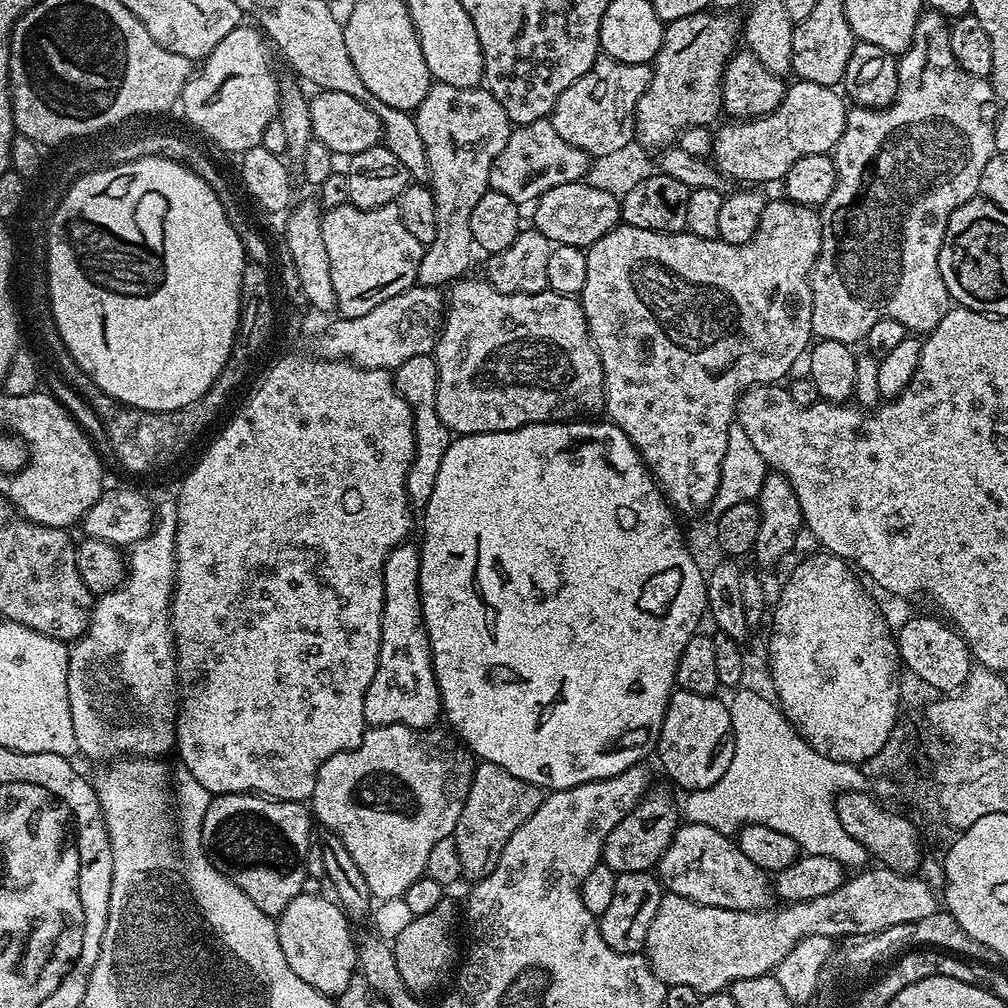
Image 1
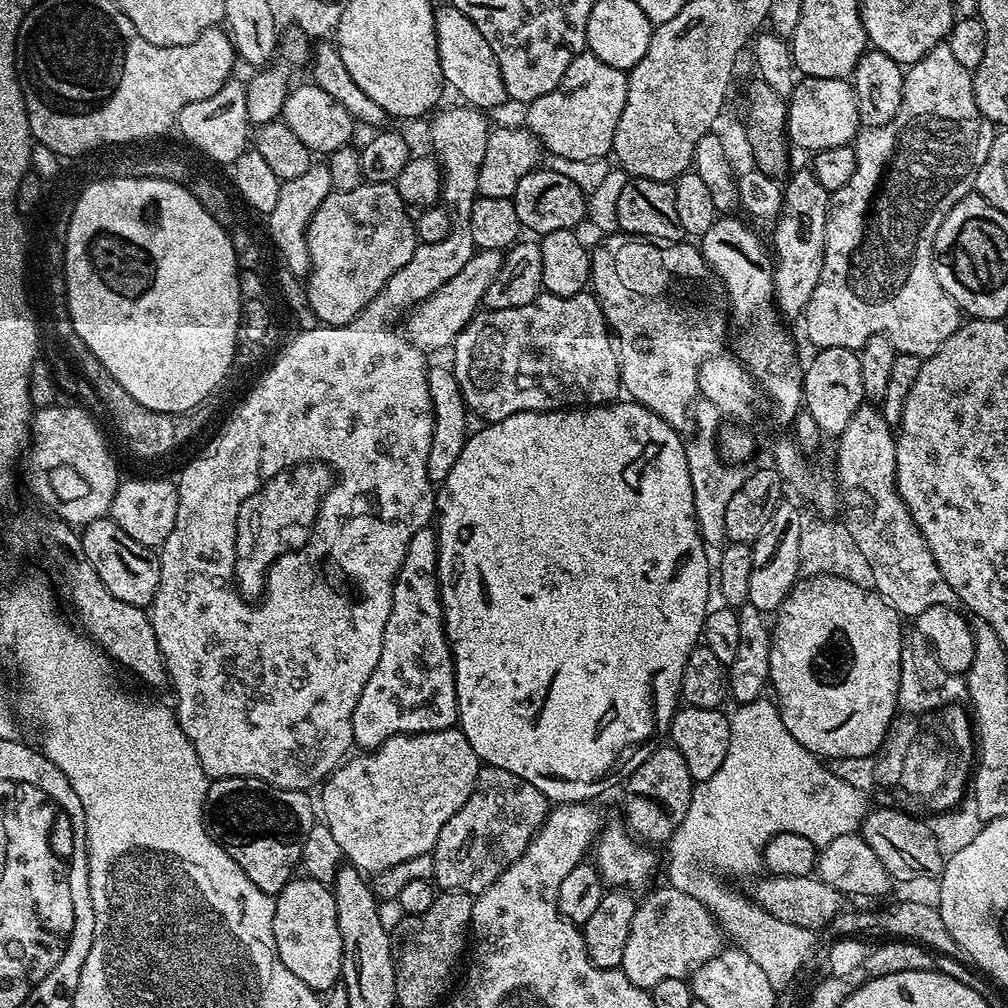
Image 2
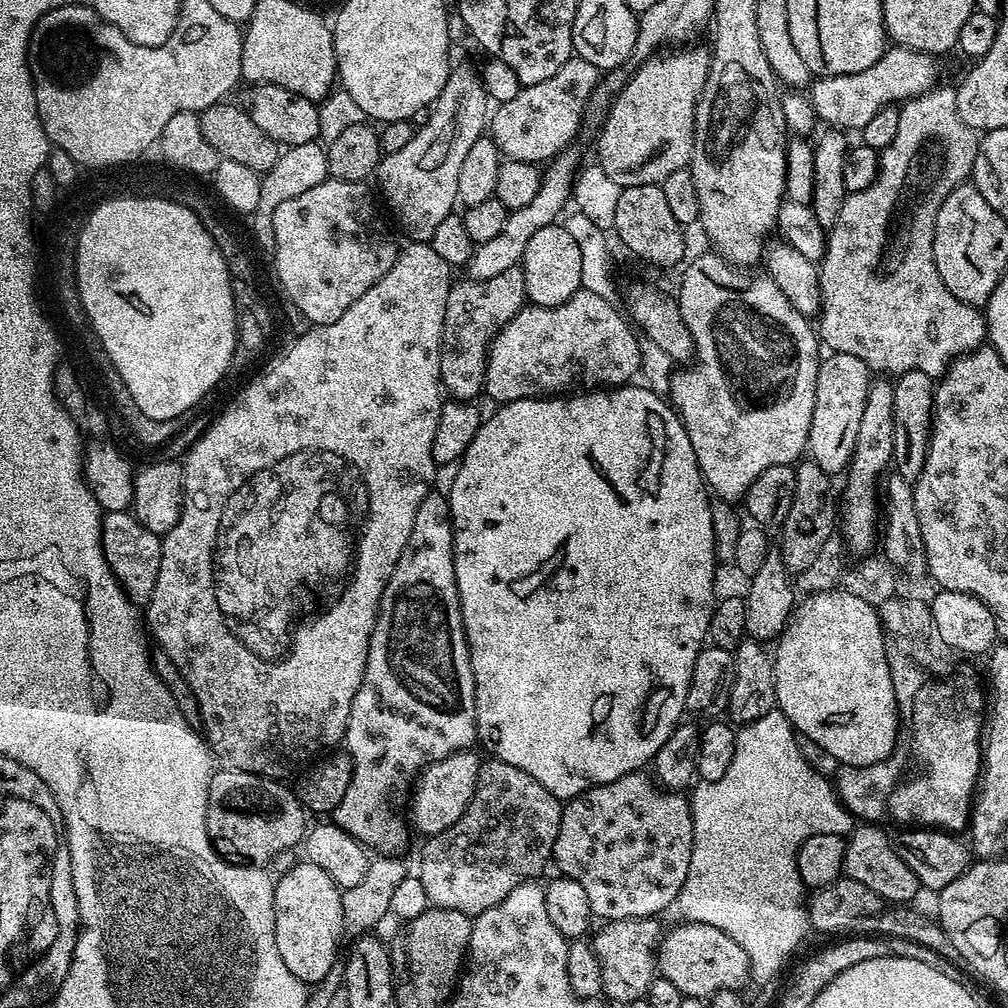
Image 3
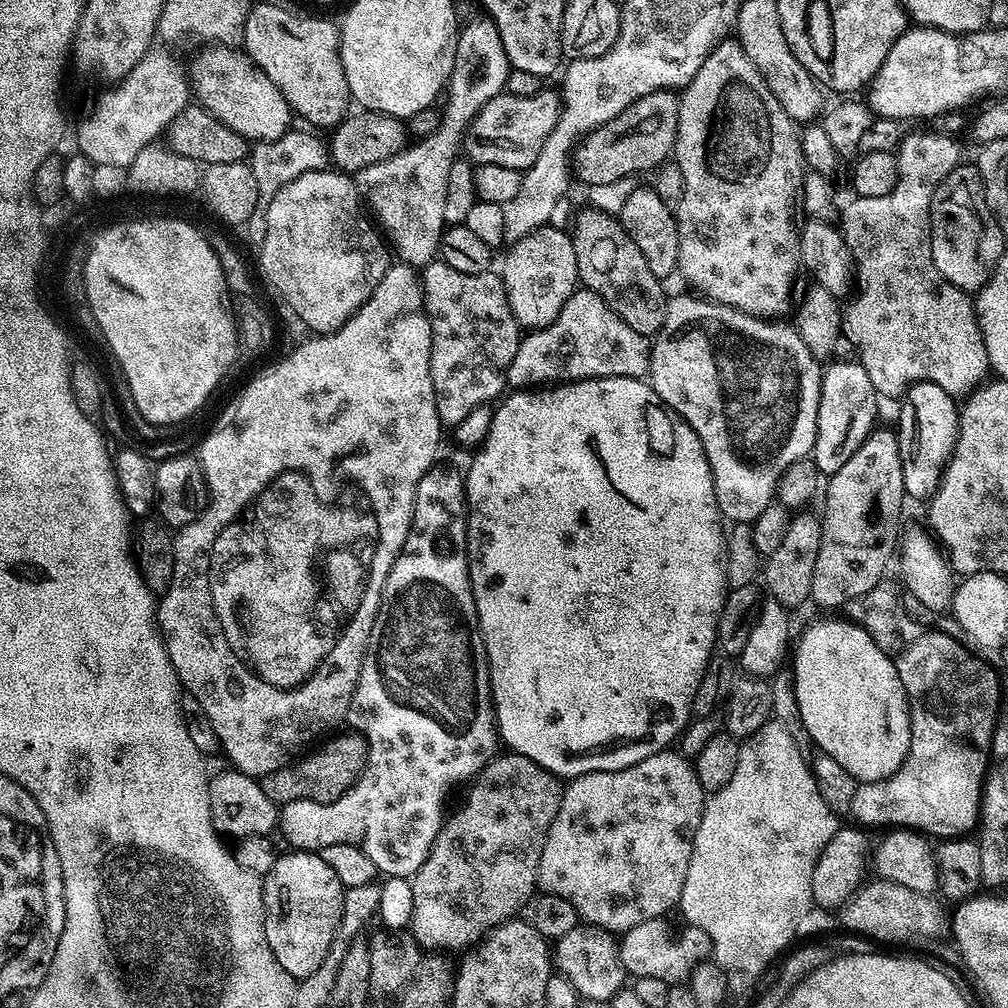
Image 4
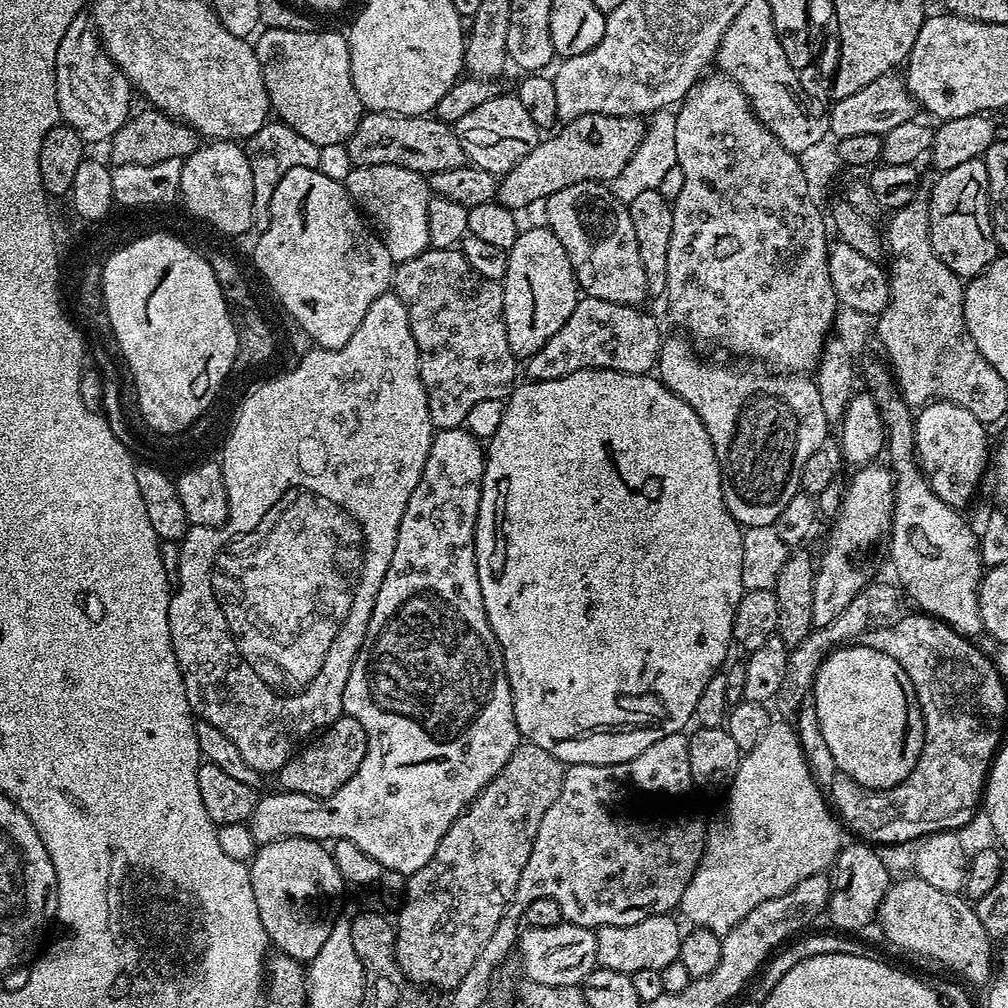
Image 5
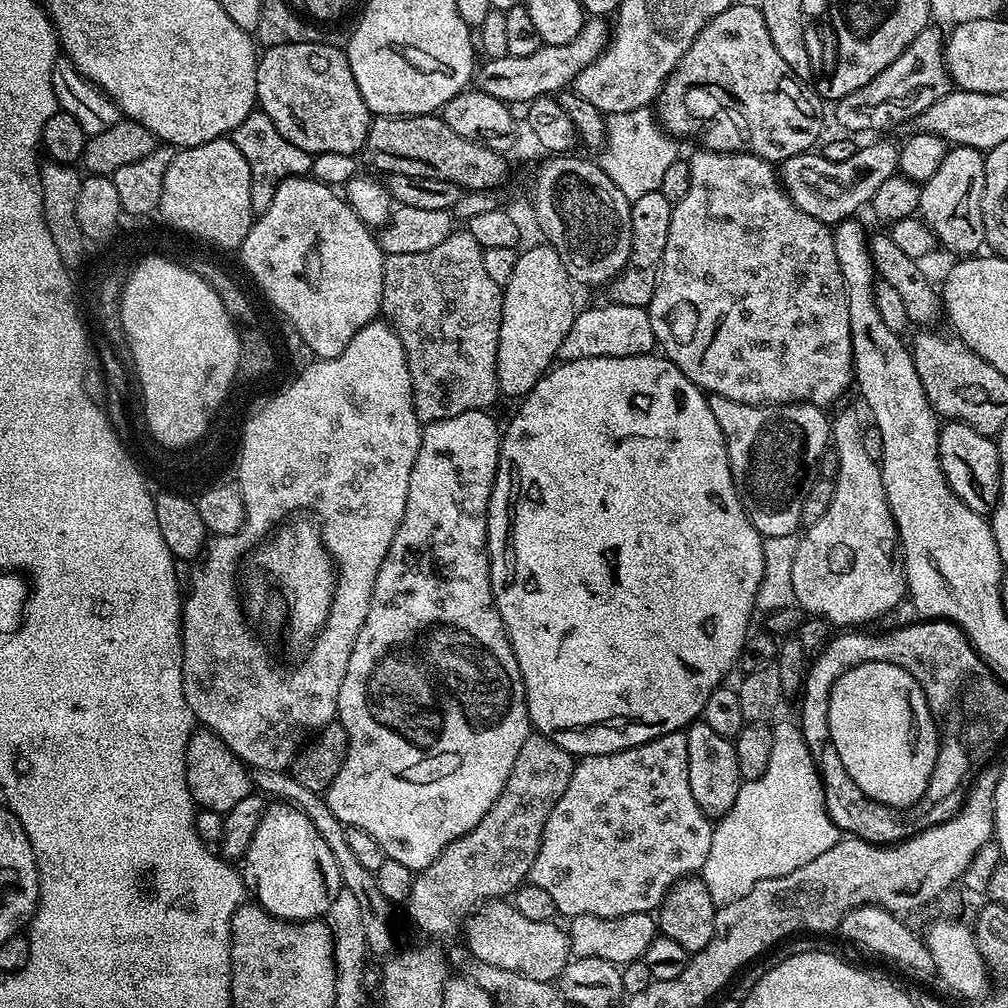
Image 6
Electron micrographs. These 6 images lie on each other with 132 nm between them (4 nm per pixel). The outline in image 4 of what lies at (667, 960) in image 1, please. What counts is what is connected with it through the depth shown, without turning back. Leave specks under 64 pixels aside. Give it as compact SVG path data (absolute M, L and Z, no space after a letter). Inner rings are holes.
M578 926L570 930L554 944L554 968L574 986L577 997L588 1000L607 1002L615 992L619 992L626 984L626 973L620 964L618 940L605 928Z

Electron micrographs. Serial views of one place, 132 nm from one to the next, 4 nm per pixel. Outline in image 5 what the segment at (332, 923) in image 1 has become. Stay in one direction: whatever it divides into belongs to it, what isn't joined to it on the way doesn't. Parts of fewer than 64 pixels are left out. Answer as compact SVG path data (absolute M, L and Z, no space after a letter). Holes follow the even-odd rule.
M301 836L275 840L257 847L248 870L250 886L254 886L254 902L258 902L258 918L262 918L262 926L266 930L269 941L283 955L291 960L307 962L322 950L322 942L326 942L326 934L330 934L332 921L338 915L336 903L340 900L342 881L338 874L338 866L334 866L331 851L321 841L304 840Z

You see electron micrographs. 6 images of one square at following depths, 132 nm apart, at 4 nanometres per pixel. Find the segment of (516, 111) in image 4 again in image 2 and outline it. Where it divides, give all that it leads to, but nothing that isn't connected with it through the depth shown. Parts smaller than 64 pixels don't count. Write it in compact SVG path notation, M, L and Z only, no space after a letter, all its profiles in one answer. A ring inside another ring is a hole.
M579 52L570 62L560 87L527 105L526 127L547 151L549 148L564 160L596 160L612 152L614 130L618 130L618 118L622 118L626 106L627 89L625 69L606 66L593 52Z

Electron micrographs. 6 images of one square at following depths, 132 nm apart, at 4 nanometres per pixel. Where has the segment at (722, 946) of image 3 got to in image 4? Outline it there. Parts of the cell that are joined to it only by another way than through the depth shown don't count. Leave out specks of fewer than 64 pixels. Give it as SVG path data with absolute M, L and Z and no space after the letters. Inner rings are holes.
M667 919L651 920L634 926L618 940L620 964L629 977L662 978L668 985L683 984L692 975L693 966L709 959L712 951L710 938L702 930L683 926L676 932Z

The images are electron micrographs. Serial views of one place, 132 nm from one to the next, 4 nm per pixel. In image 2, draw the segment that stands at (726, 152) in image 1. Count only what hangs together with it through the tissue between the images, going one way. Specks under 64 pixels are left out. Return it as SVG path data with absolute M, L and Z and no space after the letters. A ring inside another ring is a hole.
M797 79L796 89L788 101L788 138L793 149L805 148L808 154L830 150L834 146L852 144L861 131L855 87L847 79Z

